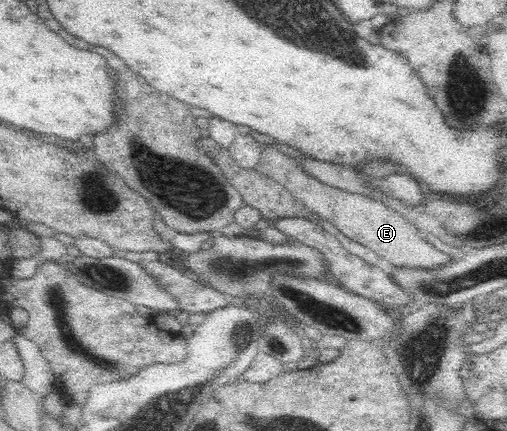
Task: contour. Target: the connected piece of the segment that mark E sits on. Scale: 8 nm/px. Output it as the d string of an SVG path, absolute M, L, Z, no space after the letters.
M261 144L261 160L257 163L257 170L267 174L269 178L275 178L278 183L281 183L295 198L303 201L303 204L318 217L328 220L335 228L347 238L356 241L358 244L371 249L377 256L383 260L387 260L394 267L406 266L407 268L435 268L435 266L441 266L441 264L447 264L449 262L449 255L437 250L434 246L426 241L425 235L412 225L410 221L403 218L396 210L385 206L381 202L374 201L373 199L366 197L362 194L350 193L333 186L327 186L320 180L313 178L310 174L307 174L300 167L299 162L295 158L289 158L289 155L281 153L275 146L269 146L269 144Z

